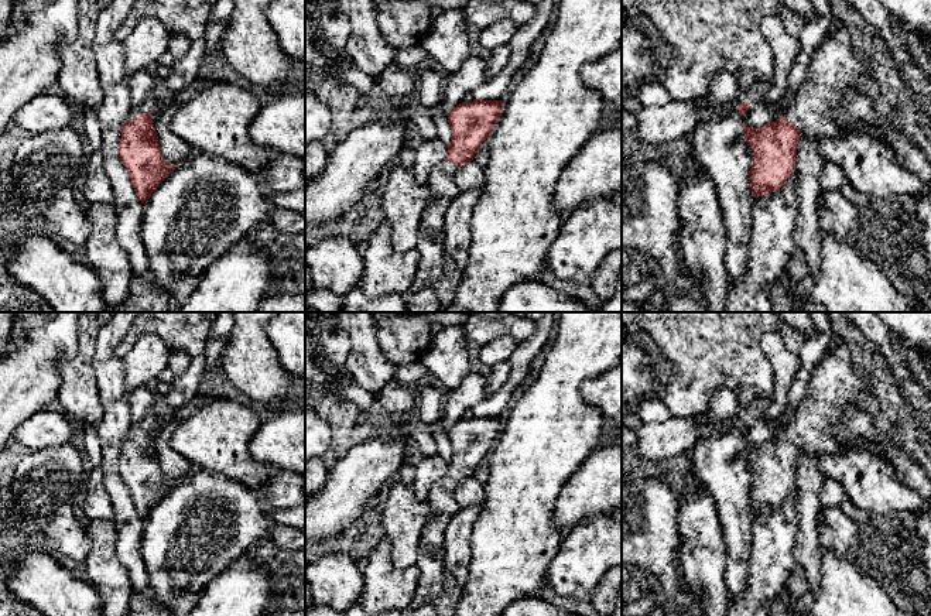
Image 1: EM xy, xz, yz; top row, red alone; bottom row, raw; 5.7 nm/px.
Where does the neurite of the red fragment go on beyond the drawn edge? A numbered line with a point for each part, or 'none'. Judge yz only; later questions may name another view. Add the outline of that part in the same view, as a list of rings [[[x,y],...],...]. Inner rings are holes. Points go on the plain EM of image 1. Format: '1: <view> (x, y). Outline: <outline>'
1: yz (835, 384). Outline: [[[839,340],[815,365],[785,434],[807,454],[850,452],[852,446],[842,444],[832,427],[841,421],[846,408],[859,404],[862,394],[872,393],[870,381],[855,369],[849,348]]]

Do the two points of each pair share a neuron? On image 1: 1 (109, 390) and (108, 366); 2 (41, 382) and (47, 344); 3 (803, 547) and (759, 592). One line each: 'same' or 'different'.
1: same
2: same
3: different

